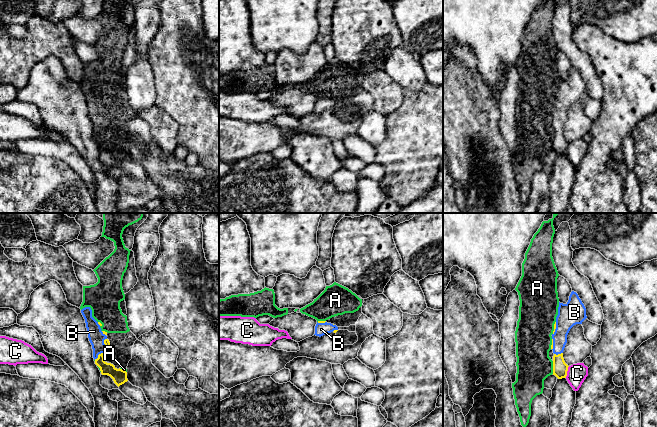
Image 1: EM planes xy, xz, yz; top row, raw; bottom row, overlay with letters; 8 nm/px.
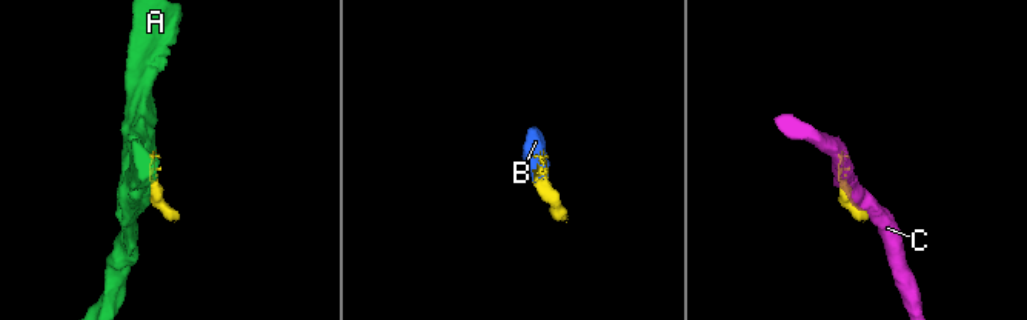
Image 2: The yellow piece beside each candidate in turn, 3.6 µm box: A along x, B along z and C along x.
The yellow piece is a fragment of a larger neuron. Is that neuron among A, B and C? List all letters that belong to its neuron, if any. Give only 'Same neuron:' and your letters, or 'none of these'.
Same neuron: B

